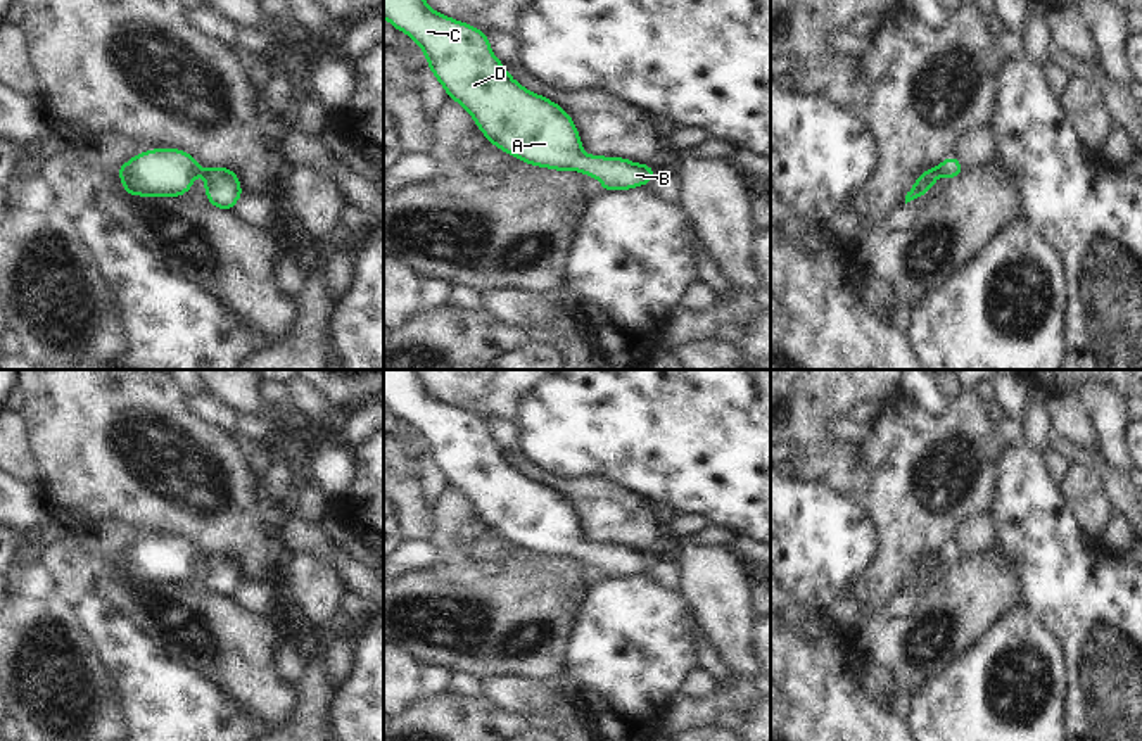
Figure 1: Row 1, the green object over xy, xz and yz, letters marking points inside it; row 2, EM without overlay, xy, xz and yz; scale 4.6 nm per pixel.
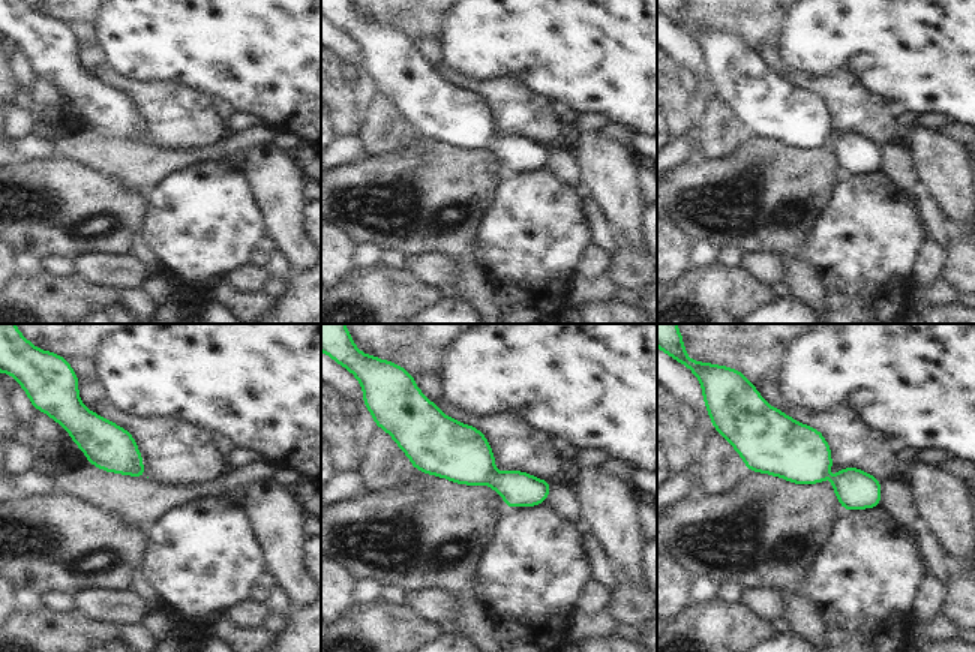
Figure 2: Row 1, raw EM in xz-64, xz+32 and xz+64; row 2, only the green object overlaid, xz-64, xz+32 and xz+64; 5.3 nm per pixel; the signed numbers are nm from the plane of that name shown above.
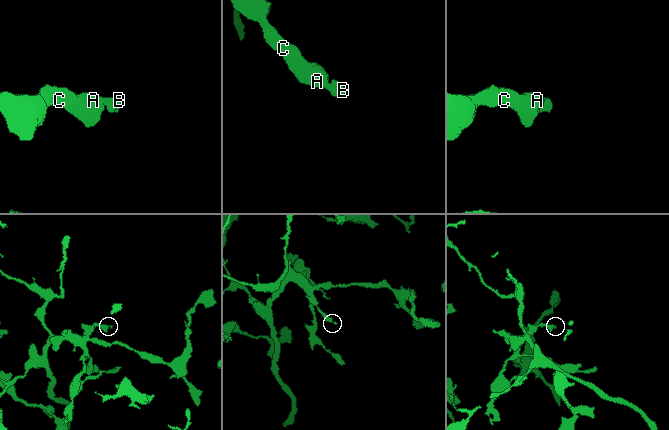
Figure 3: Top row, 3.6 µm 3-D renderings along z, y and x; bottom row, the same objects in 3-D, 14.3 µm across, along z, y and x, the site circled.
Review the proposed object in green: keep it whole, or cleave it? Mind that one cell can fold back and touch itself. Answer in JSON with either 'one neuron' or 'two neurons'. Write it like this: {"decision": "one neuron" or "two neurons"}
{"decision": "one neuron"}

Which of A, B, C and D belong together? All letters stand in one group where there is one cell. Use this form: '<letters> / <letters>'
A B C D

